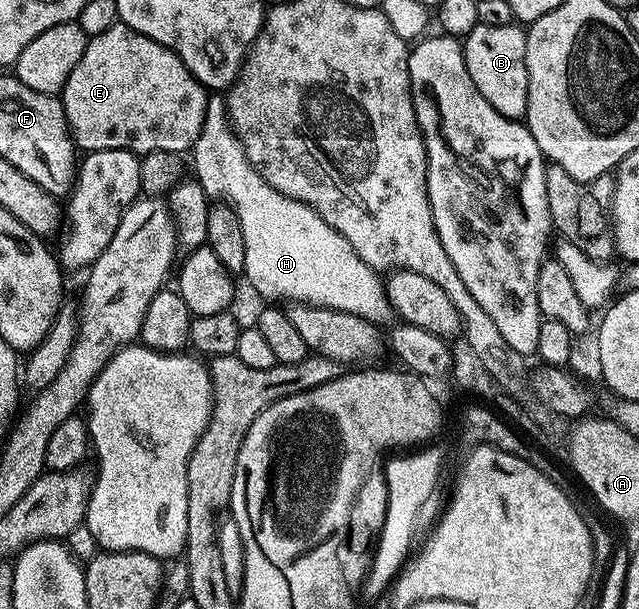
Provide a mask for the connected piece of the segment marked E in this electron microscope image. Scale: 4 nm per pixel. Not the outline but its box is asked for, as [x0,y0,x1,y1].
[62,23,209,155]

